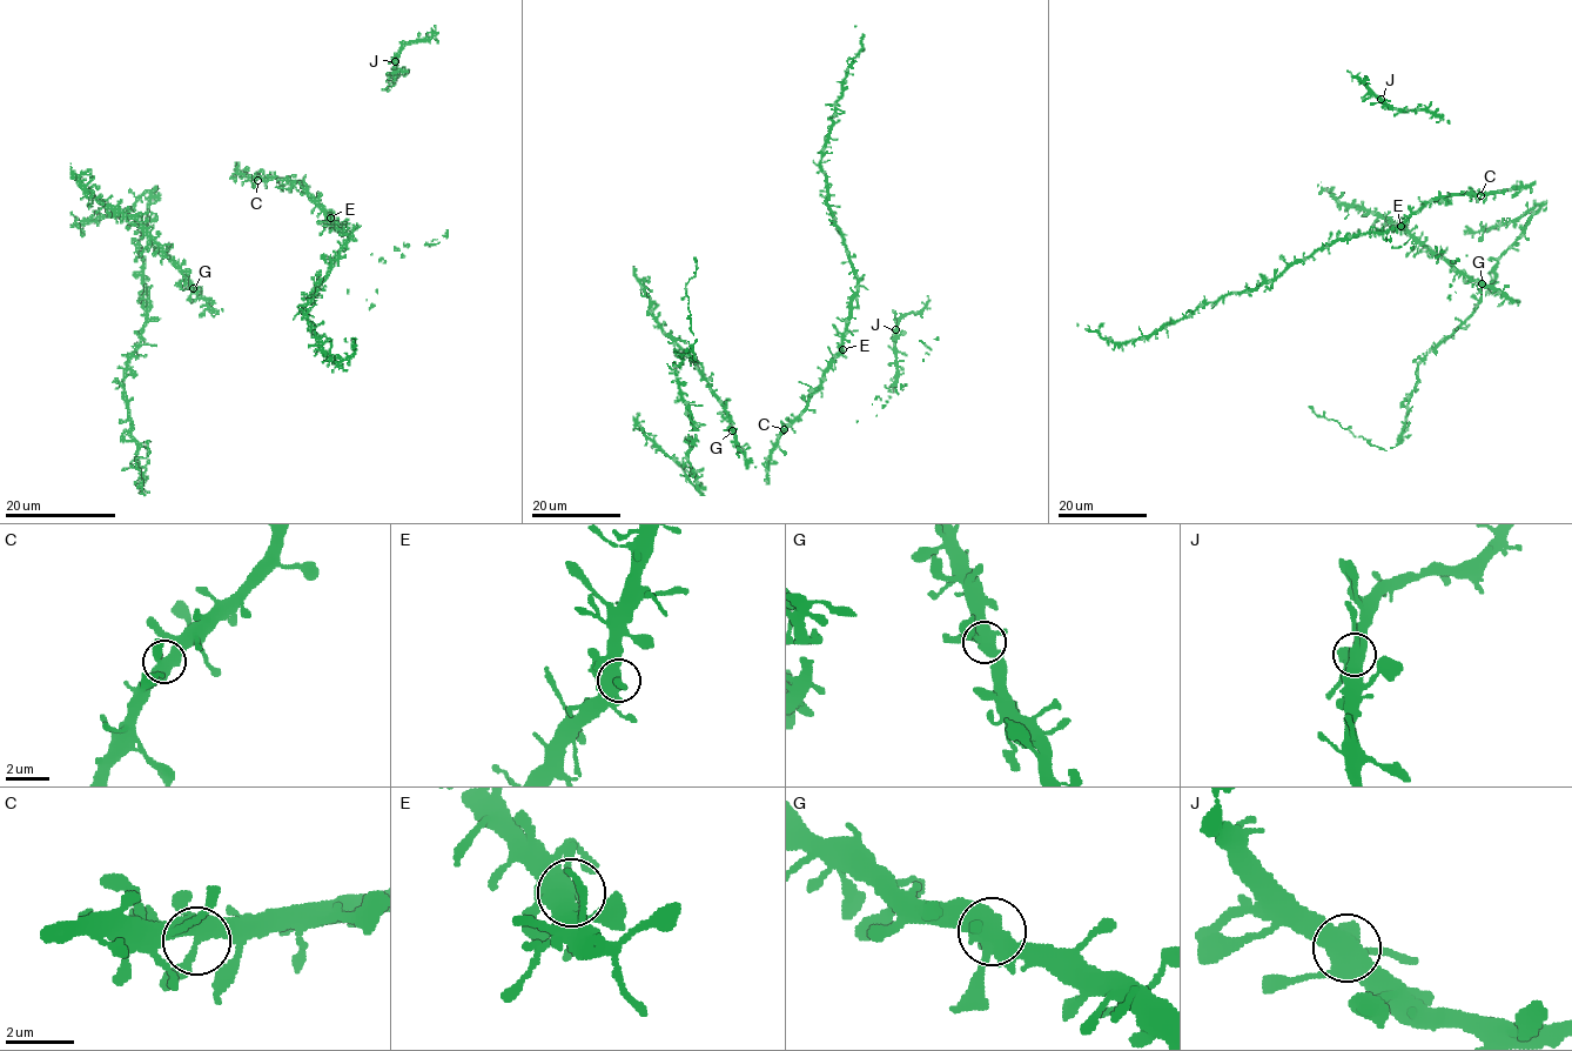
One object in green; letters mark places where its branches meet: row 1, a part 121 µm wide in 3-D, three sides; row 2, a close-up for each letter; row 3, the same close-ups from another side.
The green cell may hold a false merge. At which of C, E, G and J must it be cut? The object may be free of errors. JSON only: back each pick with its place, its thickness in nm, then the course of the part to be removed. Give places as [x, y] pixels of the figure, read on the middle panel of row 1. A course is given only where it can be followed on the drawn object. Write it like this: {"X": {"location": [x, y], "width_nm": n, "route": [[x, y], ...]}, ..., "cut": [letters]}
{"cut": []}

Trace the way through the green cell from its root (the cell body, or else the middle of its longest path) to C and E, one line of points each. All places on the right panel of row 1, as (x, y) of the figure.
C: (1497, 191), (1480, 195)
E: (1497, 191), (1438, 196), (1424, 203), (1401, 226)

